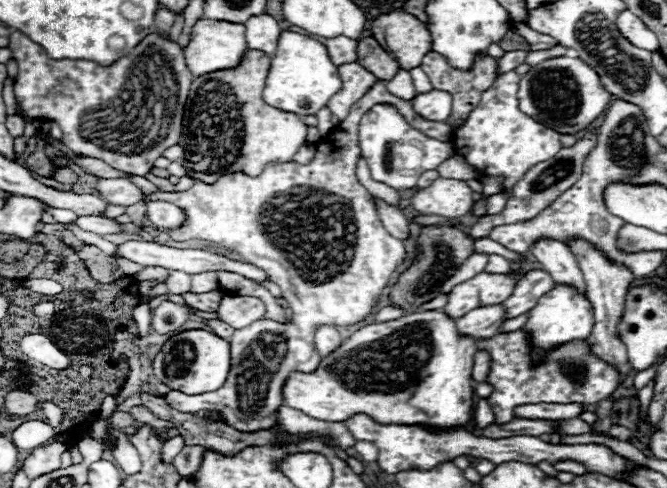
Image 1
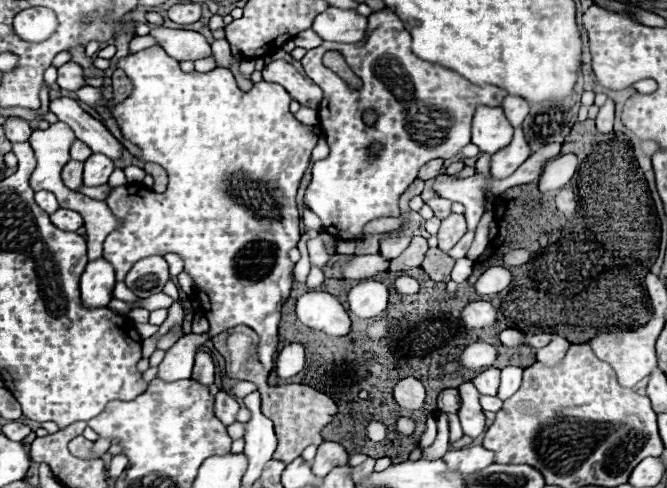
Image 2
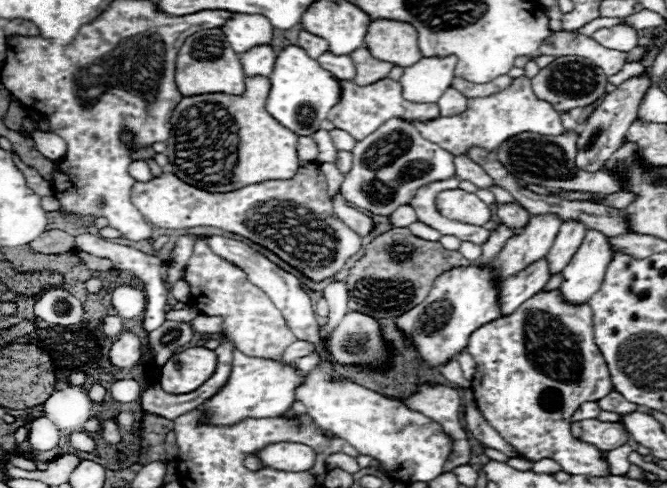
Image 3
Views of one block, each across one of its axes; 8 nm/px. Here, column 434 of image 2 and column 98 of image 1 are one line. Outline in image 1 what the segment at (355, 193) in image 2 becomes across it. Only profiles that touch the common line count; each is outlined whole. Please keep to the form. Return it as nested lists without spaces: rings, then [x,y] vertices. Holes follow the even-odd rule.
[[[22,32],[10,34],[10,50],[14,54],[14,60],[18,62],[18,78],[14,84],[16,102],[32,118],[58,122],[64,134],[62,142],[72,152],[104,160],[116,170],[144,176],[150,172],[154,160],[158,160],[166,148],[180,144],[184,104],[194,76],[188,72],[184,52],[176,42],[170,42],[168,38],[160,38],[150,32],[132,50],[132,54],[120,58],[112,66],[100,66],[90,60],[52,60],[40,44],[32,42]]]

